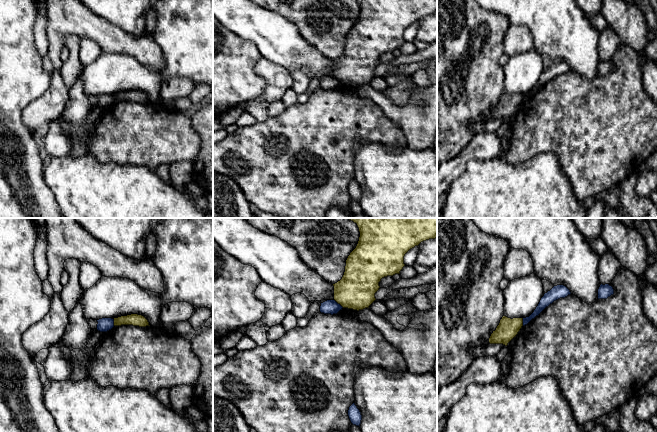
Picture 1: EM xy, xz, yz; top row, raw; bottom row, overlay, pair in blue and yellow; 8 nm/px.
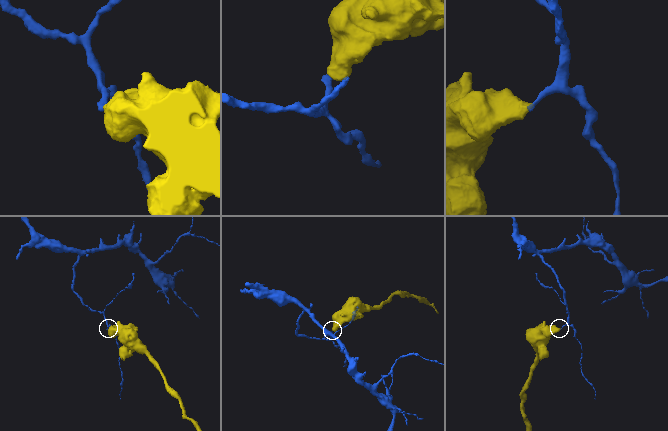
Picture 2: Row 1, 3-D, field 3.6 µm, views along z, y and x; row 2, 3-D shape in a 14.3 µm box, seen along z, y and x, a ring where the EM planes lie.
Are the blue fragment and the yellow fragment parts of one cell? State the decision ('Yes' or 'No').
No

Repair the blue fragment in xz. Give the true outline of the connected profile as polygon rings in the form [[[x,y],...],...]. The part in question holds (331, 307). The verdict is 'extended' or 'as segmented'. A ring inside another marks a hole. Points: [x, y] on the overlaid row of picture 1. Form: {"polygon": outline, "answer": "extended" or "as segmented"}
{"polygon": [[[327,300],[321,303],[320,312],[324,314],[337,314],[340,310],[342,310],[342,306],[338,304],[335,300]]], "answer": "as segmented"}

